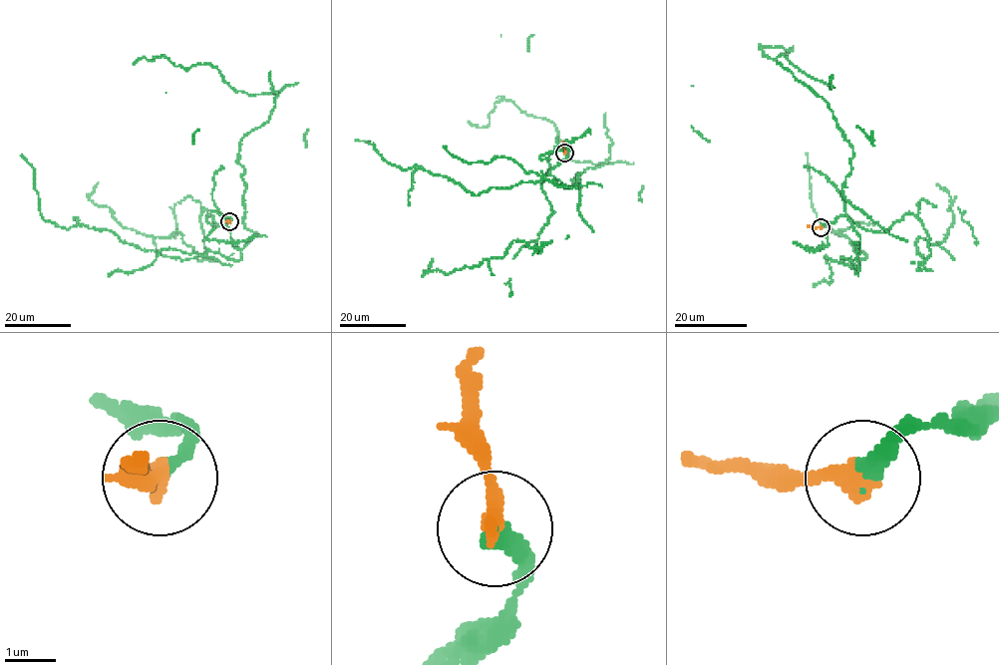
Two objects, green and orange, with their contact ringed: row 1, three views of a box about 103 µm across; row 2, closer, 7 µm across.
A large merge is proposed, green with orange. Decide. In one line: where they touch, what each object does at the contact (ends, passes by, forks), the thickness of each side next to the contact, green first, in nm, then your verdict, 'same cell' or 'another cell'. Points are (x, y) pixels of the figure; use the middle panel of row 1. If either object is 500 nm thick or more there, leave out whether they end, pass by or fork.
(564, 153) | green ends | orange ends | 320/340 nm | same cell

